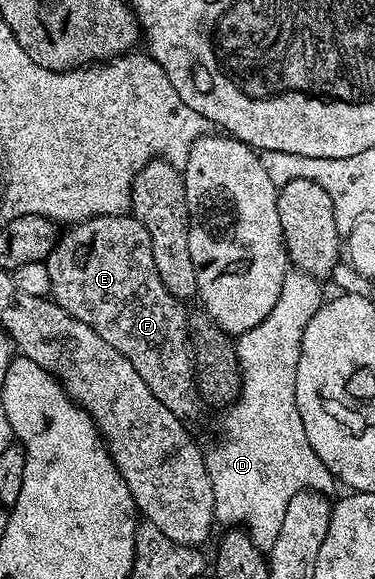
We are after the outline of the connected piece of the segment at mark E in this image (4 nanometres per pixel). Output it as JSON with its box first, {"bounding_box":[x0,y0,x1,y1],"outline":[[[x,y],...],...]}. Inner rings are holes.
{"bounding_box":[45,214,185,352],"outline":[[[130,214],[90,216],[87,220],[72,223],[68,228],[71,229],[64,236],[62,233],[56,239],[45,261],[47,277],[51,283],[51,296],[56,304],[60,304],[66,312],[73,314],[73,318],[93,326],[93,330],[97,330],[97,334],[101,334],[101,338],[105,338],[105,342],[113,346],[113,350],[120,352],[123,348],[121,336],[125,332],[121,332],[121,320],[123,320],[121,316],[123,316],[123,306],[127,308],[127,304],[133,302],[133,298],[129,300],[131,292],[161,294],[163,302],[169,300],[171,304],[173,299],[173,302],[177,302],[177,306],[185,306],[184,301],[169,294],[169,290],[165,290],[165,282],[161,282],[161,274],[157,274],[157,266],[153,262],[153,246],[149,238],[149,230],[145,230],[145,226],[141,226],[141,222],[137,222],[134,216]]]}

